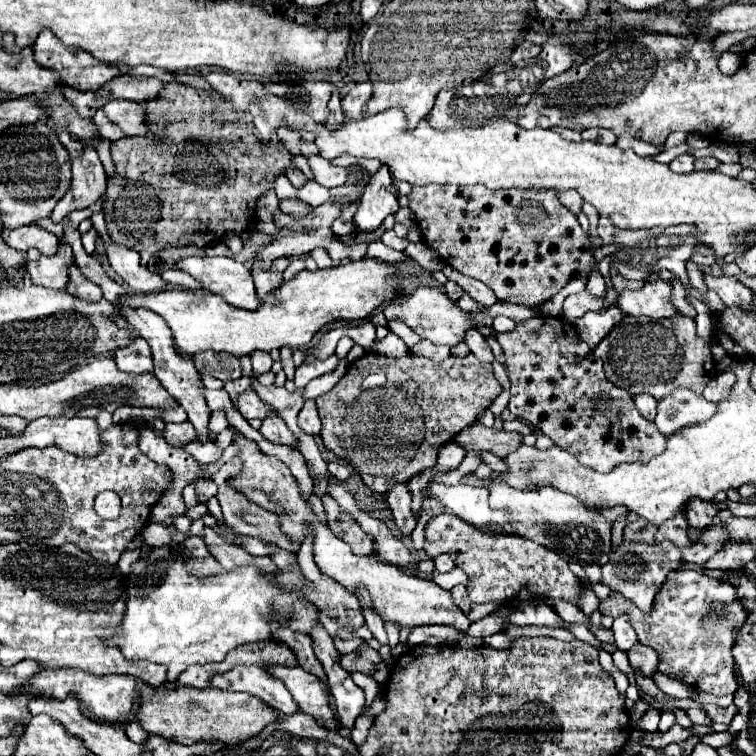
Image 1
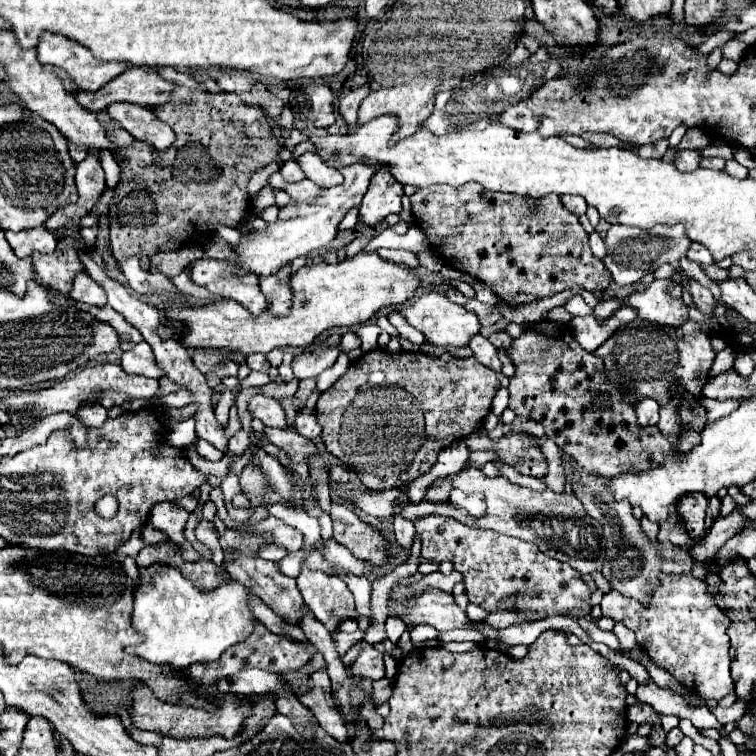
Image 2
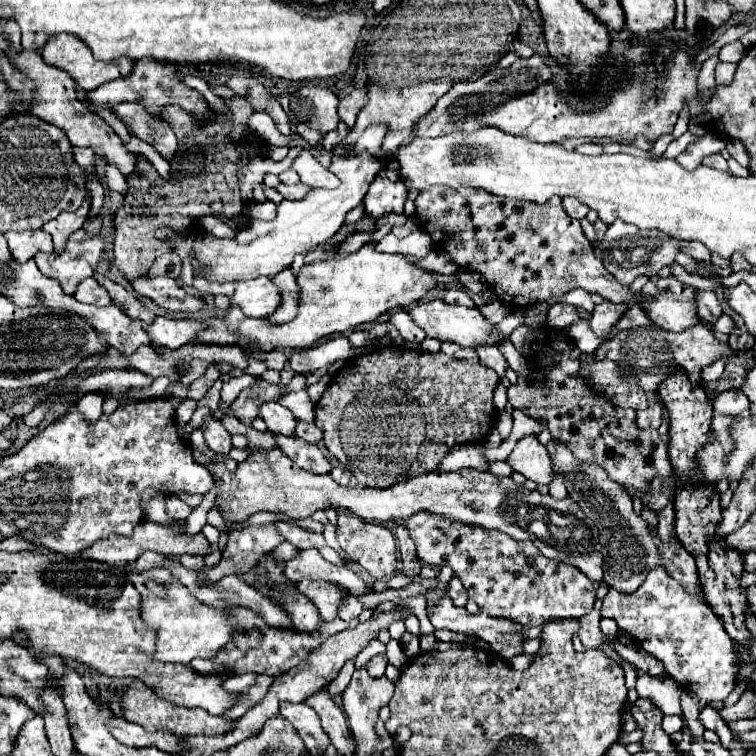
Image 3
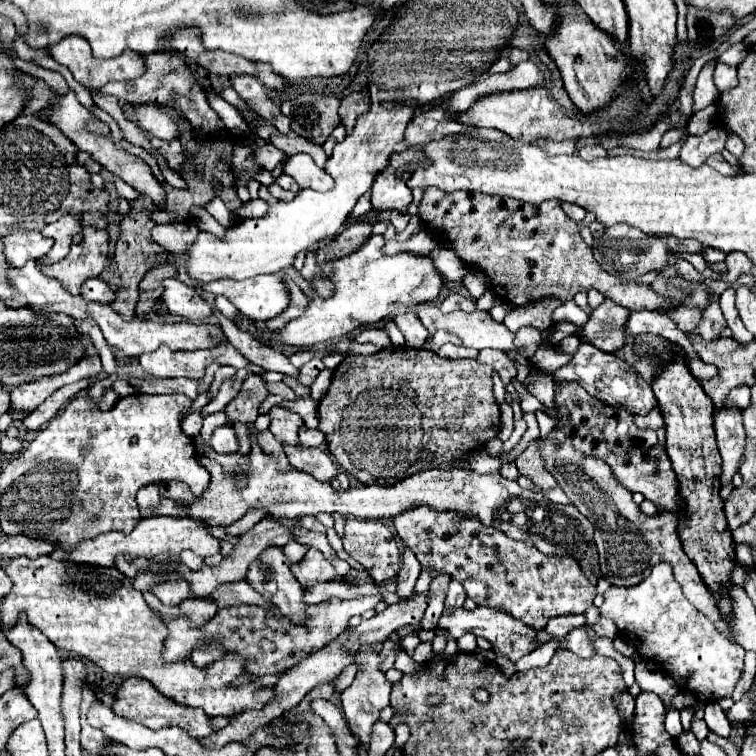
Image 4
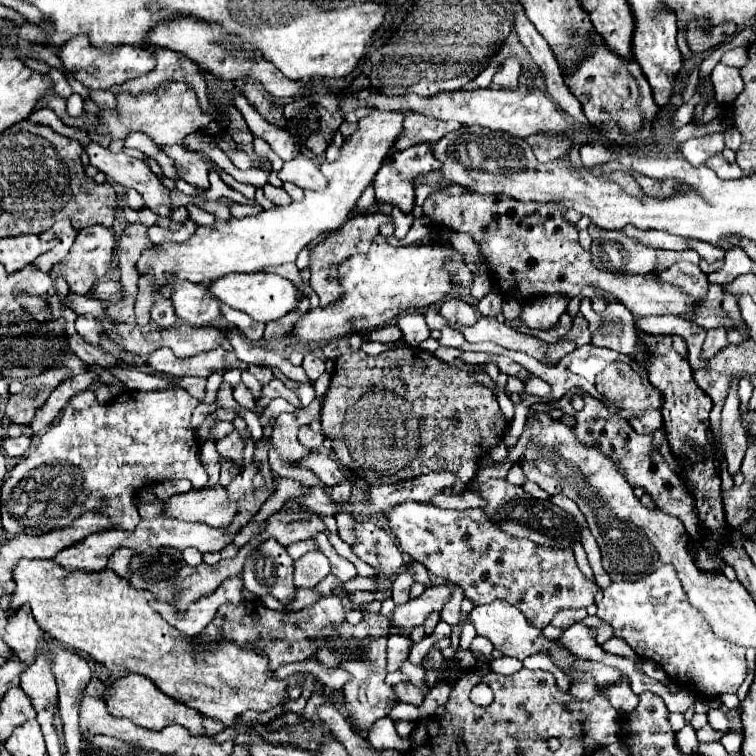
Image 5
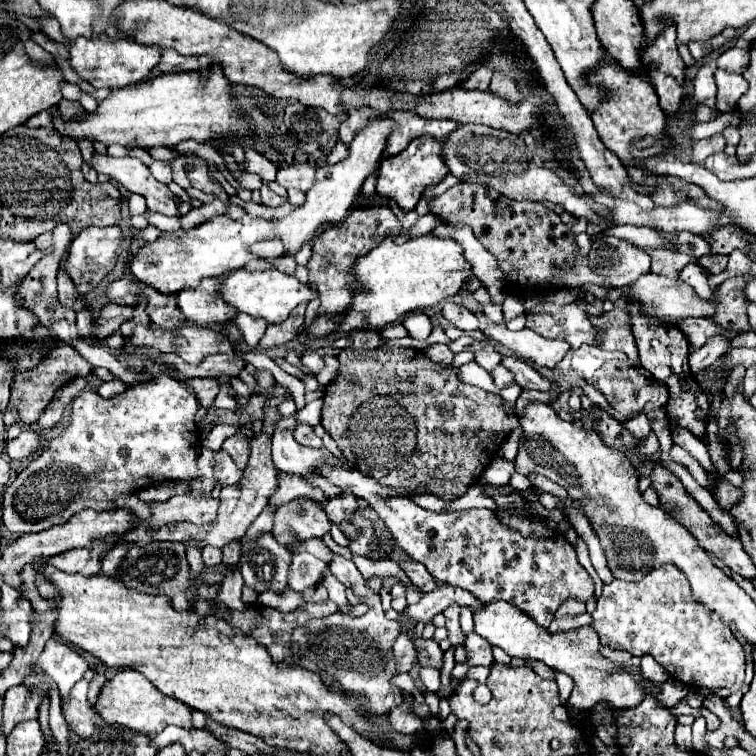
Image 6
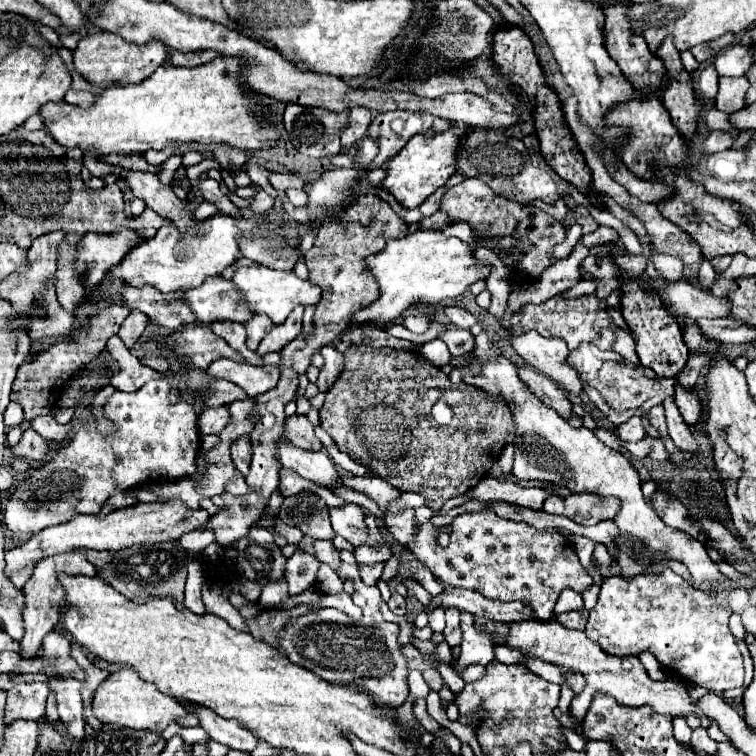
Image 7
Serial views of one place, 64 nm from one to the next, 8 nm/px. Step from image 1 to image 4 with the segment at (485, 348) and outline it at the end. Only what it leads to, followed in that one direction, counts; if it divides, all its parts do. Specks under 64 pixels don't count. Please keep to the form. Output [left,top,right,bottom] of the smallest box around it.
[476,350,516,384]

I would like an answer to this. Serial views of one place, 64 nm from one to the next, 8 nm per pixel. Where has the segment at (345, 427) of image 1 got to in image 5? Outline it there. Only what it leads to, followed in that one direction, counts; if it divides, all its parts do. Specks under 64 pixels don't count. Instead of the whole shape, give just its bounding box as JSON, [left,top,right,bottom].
[320,346,510,492]

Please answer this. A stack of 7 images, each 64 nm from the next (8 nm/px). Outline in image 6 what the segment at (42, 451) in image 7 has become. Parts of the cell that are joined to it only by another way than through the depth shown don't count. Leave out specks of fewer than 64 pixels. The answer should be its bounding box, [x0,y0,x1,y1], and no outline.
[6,430,40,460]

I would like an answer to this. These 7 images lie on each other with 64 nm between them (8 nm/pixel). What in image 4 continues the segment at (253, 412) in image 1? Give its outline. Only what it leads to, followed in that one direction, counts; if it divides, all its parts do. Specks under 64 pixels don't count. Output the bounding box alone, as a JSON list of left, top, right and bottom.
[270,408,304,446]

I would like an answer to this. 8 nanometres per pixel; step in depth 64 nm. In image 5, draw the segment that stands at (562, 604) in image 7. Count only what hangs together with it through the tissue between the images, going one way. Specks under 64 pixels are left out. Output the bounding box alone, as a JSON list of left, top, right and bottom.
[552,608,586,628]

